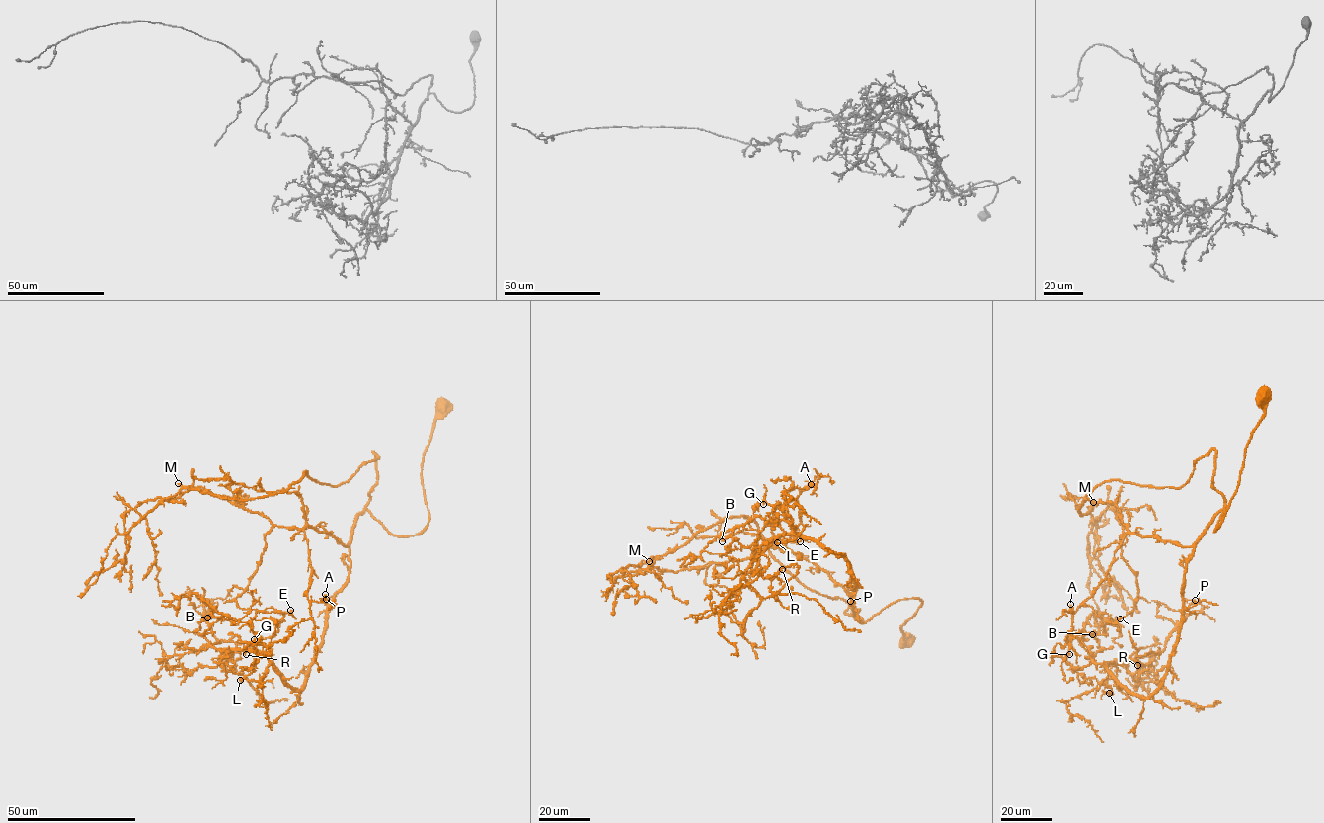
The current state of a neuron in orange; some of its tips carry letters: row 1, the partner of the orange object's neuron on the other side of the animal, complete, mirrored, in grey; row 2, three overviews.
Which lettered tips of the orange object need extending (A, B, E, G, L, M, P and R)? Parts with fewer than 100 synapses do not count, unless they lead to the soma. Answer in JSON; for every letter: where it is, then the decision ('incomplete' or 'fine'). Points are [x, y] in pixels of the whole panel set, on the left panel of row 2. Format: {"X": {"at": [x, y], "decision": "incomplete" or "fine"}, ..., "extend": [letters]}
{"A": {"at": [325, 594], "decision": "fine"}, "B": {"at": [207, 617], "decision": "fine"}, "E": {"at": [290, 610], "decision": "fine"}, "G": {"at": [254, 639], "decision": "fine"}, "L": {"at": [240, 680], "decision": "fine"}, "M": {"at": [178, 483], "decision": "incomplete"}, "P": {"at": [326, 599], "decision": "fine"}, "R": {"at": [246, 654], "decision": "fine"}, "extend": ["M"]}

